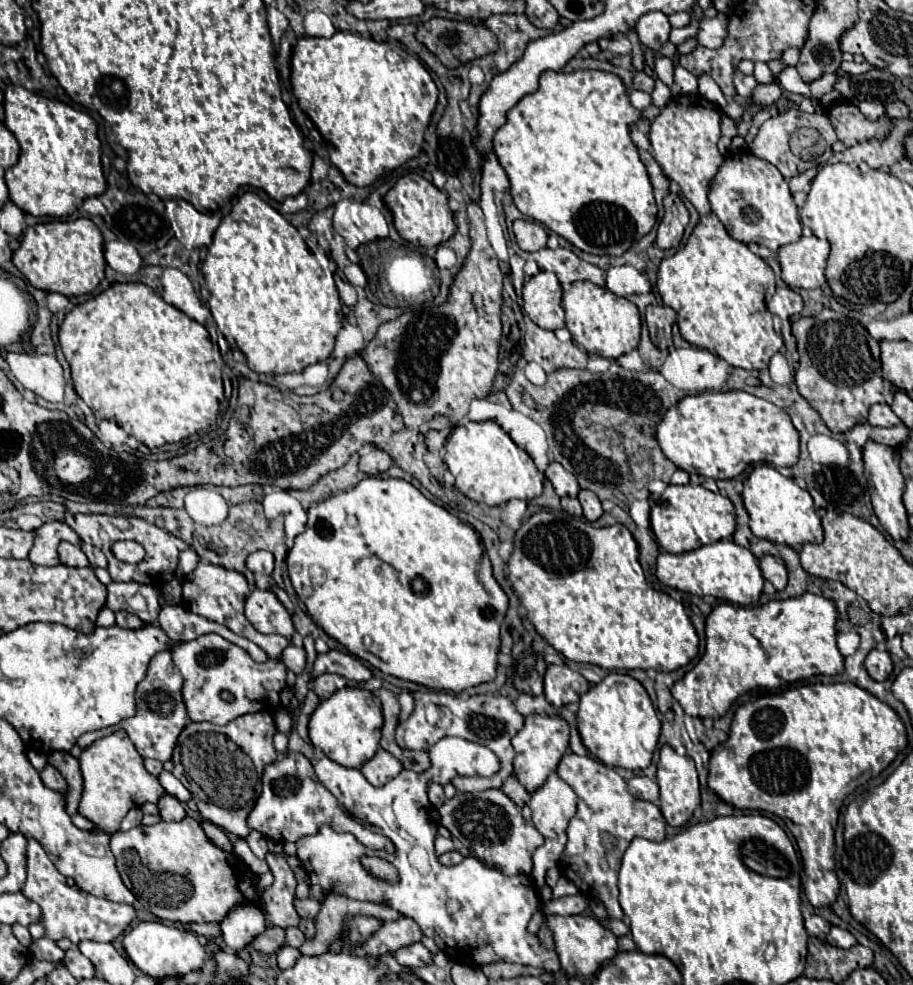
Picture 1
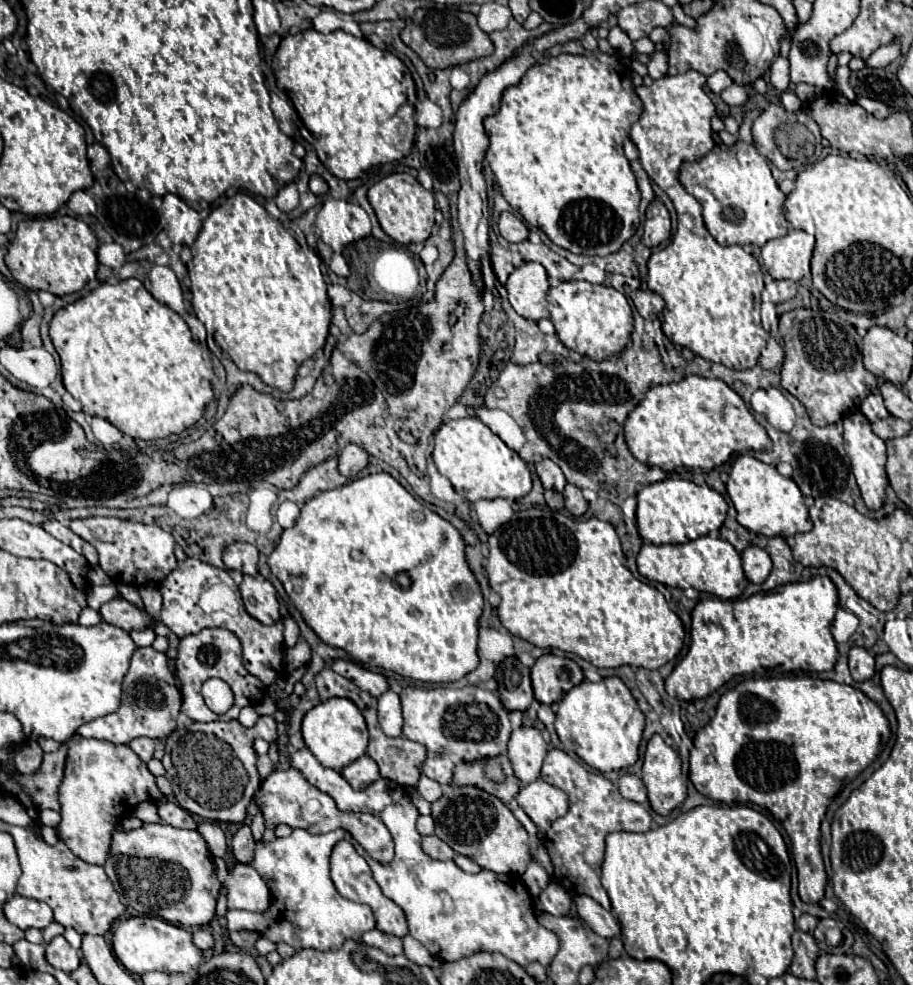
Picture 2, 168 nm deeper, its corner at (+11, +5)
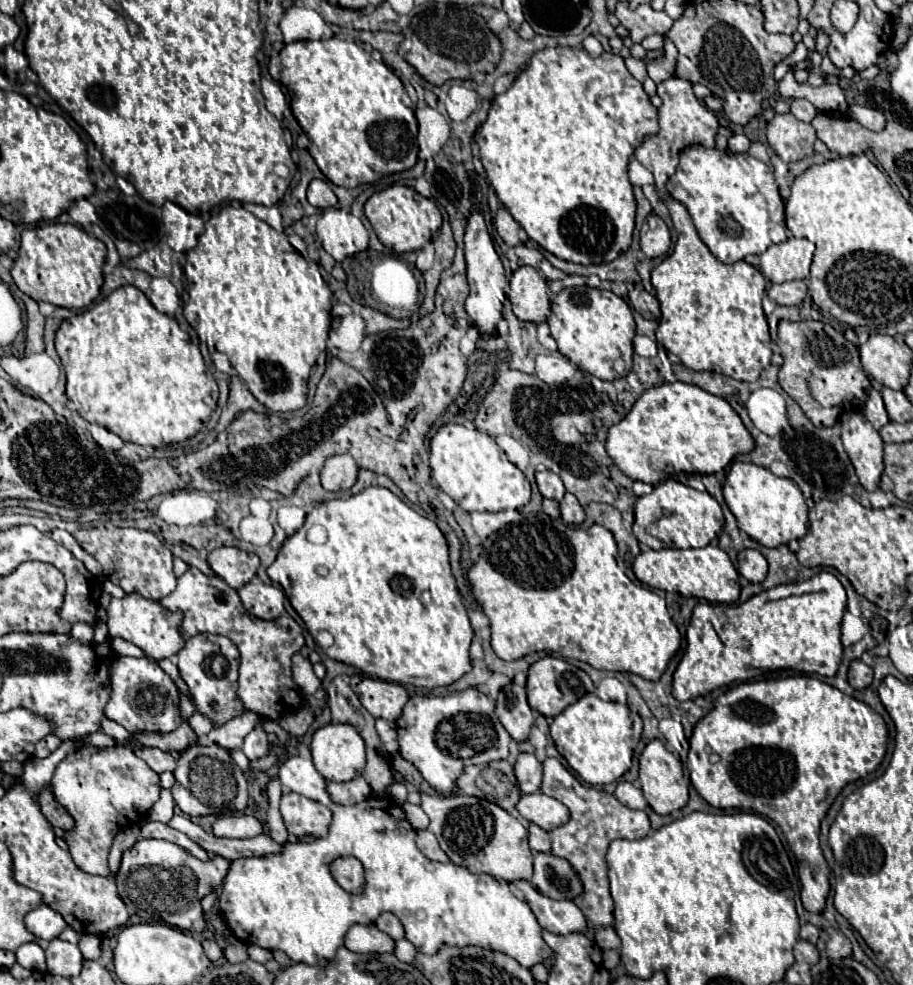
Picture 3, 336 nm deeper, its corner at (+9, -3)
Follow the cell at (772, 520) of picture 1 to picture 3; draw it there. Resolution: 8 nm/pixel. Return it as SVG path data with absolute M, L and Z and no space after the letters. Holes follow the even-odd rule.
M734 461L724 485L724 501L734 513L738 527L764 547L778 547L808 533L808 505L792 479L776 477L770 469Z

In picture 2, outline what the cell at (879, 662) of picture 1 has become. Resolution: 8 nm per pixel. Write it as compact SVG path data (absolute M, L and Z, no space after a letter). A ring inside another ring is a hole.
M852 647L848 653L848 665L854 681L866 681L874 675L874 657L864 647Z

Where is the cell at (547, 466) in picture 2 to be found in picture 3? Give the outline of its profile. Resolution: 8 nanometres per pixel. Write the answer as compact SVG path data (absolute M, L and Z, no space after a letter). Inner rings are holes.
M552 471L536 473L536 483L538 483L538 489L540 489L542 497L562 501L562 497L564 497L564 483L562 483L562 479L556 473L552 473Z

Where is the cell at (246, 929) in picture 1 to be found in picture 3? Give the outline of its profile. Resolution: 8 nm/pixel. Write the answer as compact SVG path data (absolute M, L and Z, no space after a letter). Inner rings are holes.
M292 755L280 763L278 777L286 791L300 793L308 799L314 799L322 805L326 805L334 819L332 819L332 831L324 839L316 839L312 843L296 841L296 843L284 843L280 853L268 853L264 857L240 857L232 861L224 889L218 895L222 915L226 923L230 921L232 933L246 945L258 945L270 951L284 951L294 963L302 961L308 965L322 965L326 961L332 961L336 955L336 949L342 947L344 935L348 929L356 923L360 925L372 925L380 913L392 911L406 929L406 939L416 945L416 949L424 955L436 955L440 945L452 945L452 947L466 947L476 945L490 951L500 951L504 955L510 955L516 959L522 967L532 969L538 963L548 961L554 953L542 939L542 929L528 909L524 901L512 895L508 889L508 883L498 883L490 875L476 875L470 873L466 867L454 865L454 863L434 863L426 859L418 847L416 847L416 831L406 819L406 813L400 809L400 817L392 815L392 799L390 797L368 797L366 801L350 807L342 807L334 803L326 791L326 779L316 771L310 757ZM352 855L362 861L364 873L368 875L366 887L360 895L346 893L328 873L328 863L336 857Z

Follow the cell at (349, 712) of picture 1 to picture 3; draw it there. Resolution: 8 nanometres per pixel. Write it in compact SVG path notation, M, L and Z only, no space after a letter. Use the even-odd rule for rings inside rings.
M328 723L314 731L312 743L310 743L312 759L318 769L318 773L326 781L350 781L358 775L362 775L366 765L366 751L364 751L364 739L358 733L354 725L348 723Z

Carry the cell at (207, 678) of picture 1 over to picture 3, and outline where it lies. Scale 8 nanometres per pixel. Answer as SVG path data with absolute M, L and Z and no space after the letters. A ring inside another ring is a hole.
M202 633L202 635L188 639L186 645L178 651L176 665L180 669L180 677L184 679L184 683L190 689L196 711L202 713L204 717L208 717L214 727L220 727L226 721L230 721L246 711L244 705L240 705L240 697L236 697L240 651L228 637ZM212 703L216 703L218 709L212 709Z

